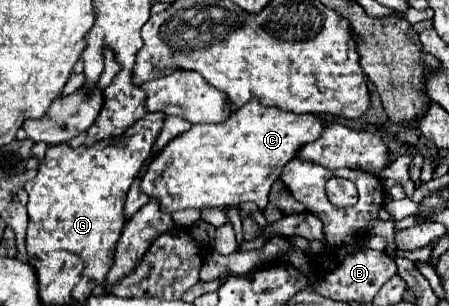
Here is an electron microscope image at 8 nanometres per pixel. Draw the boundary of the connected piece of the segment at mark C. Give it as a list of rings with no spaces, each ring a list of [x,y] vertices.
[[[250,100],[242,108],[230,114],[228,120],[220,124],[192,124],[190,130],[178,134],[174,140],[160,150],[146,170],[140,176],[140,188],[148,198],[158,200],[162,212],[180,212],[180,210],[204,210],[204,208],[218,208],[218,206],[236,206],[242,202],[254,204],[268,204],[268,192],[274,180],[278,180],[282,168],[296,156],[298,148],[306,142],[314,142],[322,132],[322,122],[314,114],[294,114],[284,112],[280,108],[270,108]]]

